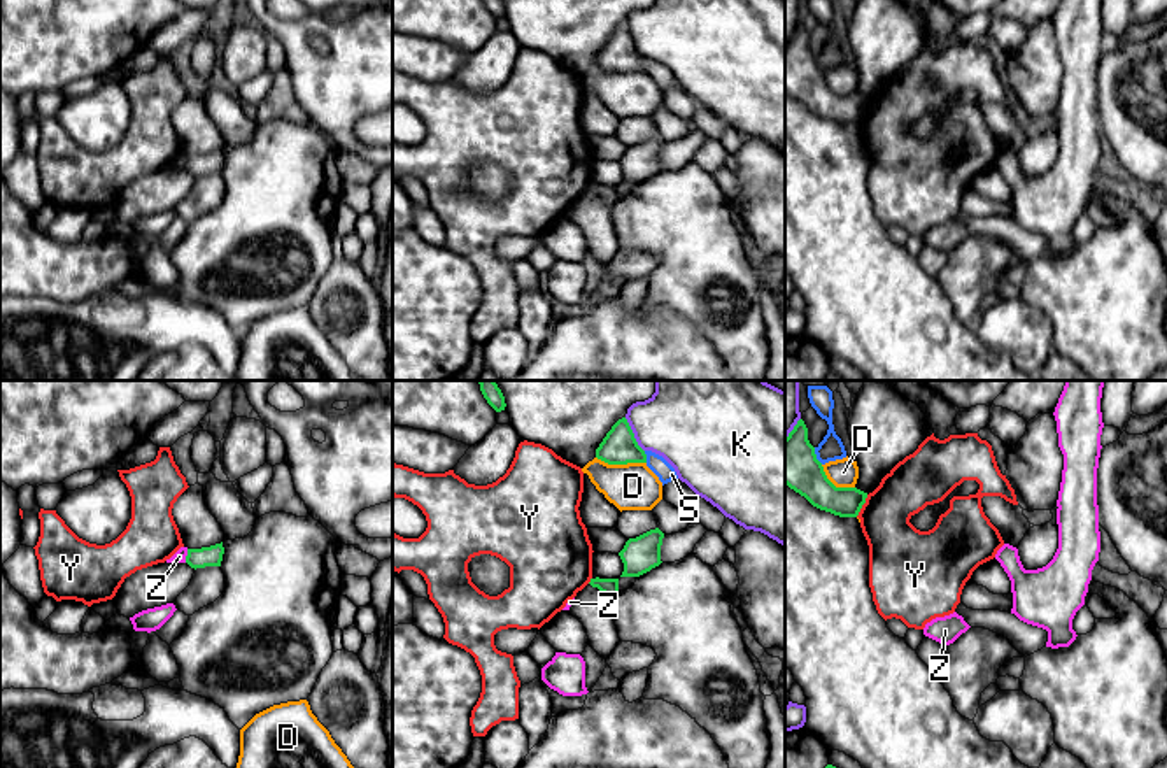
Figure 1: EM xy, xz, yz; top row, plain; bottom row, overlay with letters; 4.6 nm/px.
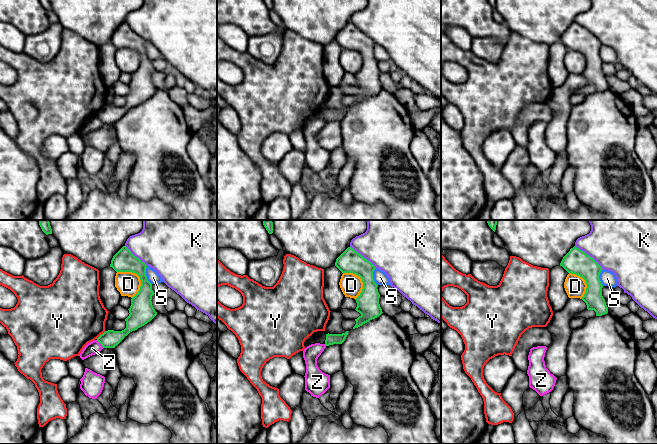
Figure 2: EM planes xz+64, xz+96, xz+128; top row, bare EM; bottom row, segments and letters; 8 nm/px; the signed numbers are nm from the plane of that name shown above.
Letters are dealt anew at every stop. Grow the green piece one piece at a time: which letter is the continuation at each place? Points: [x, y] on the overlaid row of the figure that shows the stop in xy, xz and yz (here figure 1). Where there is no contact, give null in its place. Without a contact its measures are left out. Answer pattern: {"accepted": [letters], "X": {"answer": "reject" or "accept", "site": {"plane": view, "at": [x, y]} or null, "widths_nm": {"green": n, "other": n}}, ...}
{"accepted": [], "D": {"answer": "reject", "site": {"plane": "xz", "at": [621, 463]}, "widths_nm": {"green": 160, "other": 220}}, "K": {"answer": "reject", "site": {"plane": "xz", "at": [633, 435]}, "widths_nm": {"green": 160, "other": 400}}, "S": {"answer": "reject", "site": {"plane": "yz", "at": [815, 456]}, "widths_nm": {"green": 220, "other": 110}}, "Y": {"answer": "reject", "site": {"plane": "yz", "at": [862, 504]}, "widths_nm": {"green": 140, "other": 240}}, "Z": {"answer": "reject", "site": {"plane": "xy", "at": [186, 556]}, "widths_nm": {"green": 100, "other": 60}}}

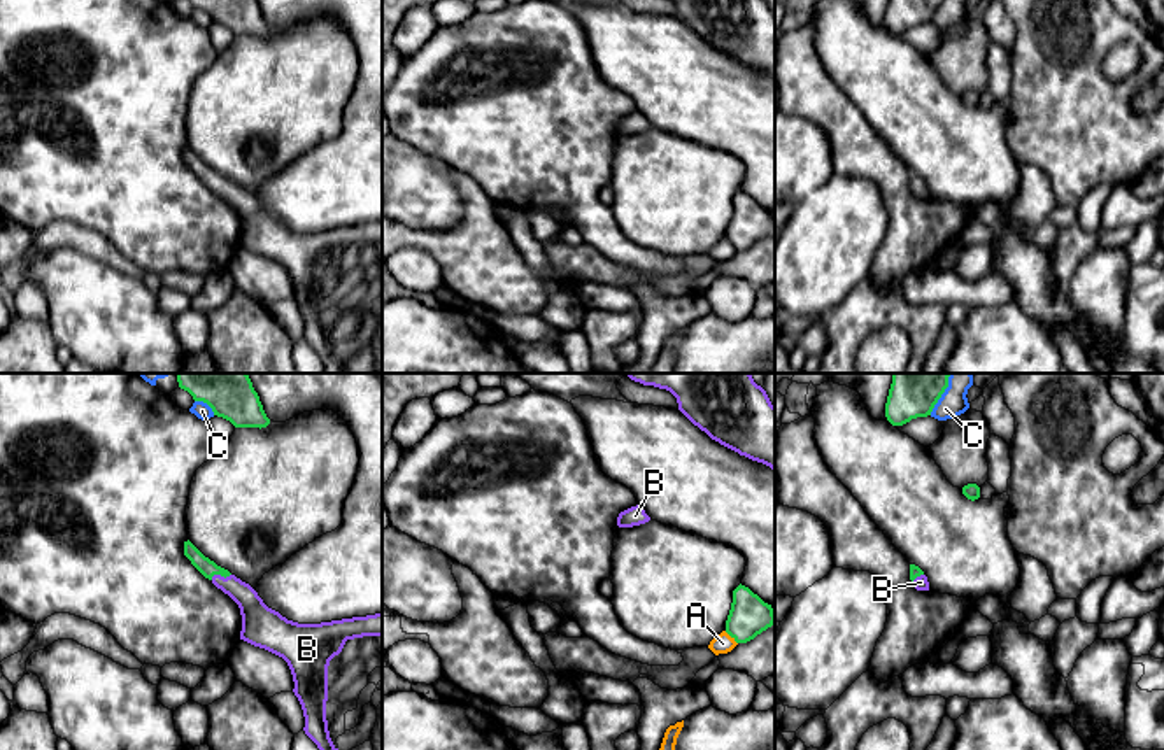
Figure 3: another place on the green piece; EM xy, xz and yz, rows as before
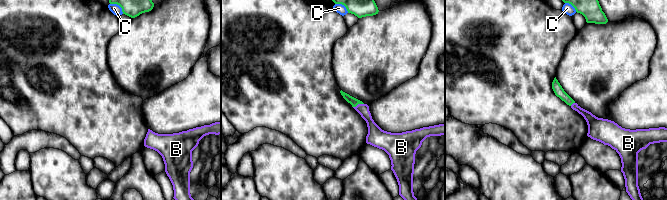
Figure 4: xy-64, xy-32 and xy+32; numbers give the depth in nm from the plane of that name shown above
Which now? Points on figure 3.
{"accepted": ["B"], "A": {"answer": "reject", "site": {"plane": "xz", "at": [731, 636]}, "widths_nm": {"green": 190, "other": 90}}, "B": {"answer": "accept", "site": {"plane": "xy", "at": [220, 573]}, "widths_nm": {"green": 80, "other": 130}}, "C": {"answer": "reject", "site": {"plane": "xy", "at": [205, 402]}, "widths_nm": {"green": 280, "other": 80}}}

